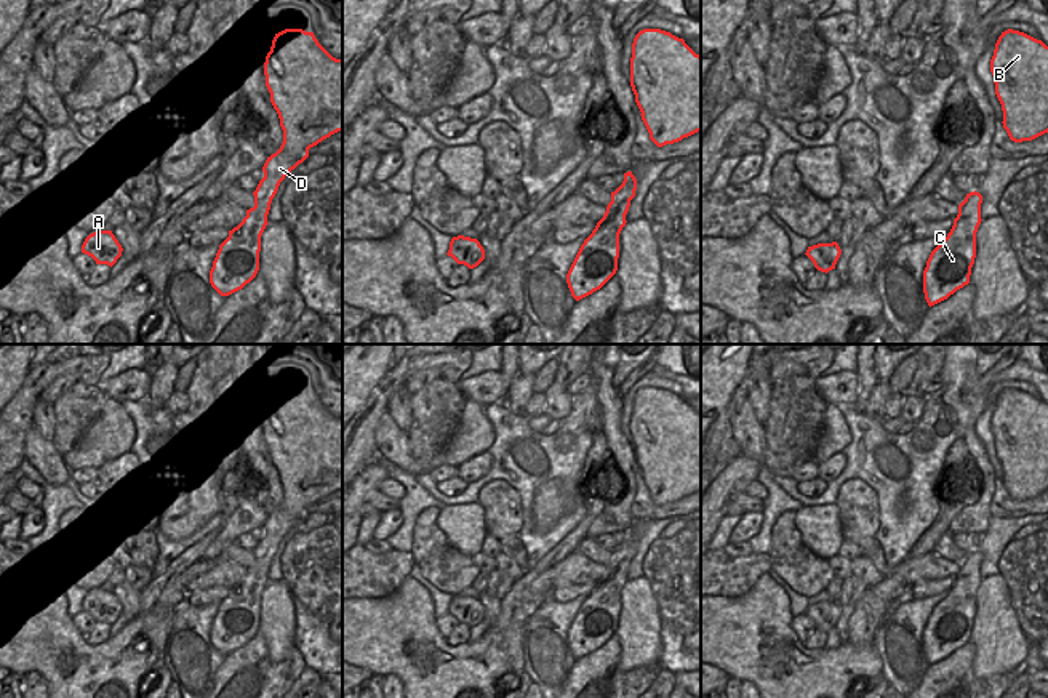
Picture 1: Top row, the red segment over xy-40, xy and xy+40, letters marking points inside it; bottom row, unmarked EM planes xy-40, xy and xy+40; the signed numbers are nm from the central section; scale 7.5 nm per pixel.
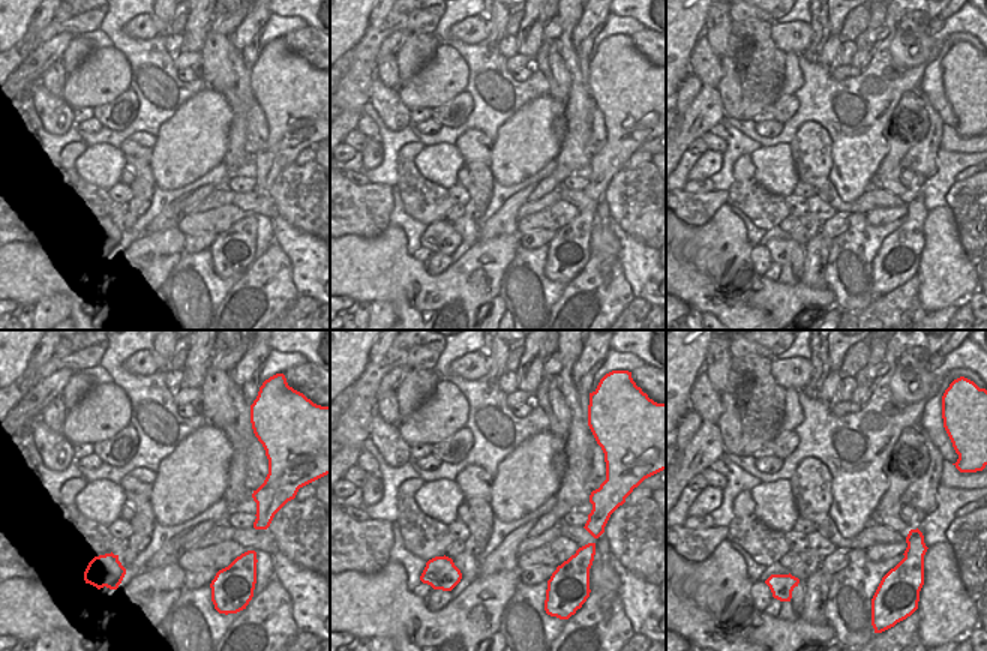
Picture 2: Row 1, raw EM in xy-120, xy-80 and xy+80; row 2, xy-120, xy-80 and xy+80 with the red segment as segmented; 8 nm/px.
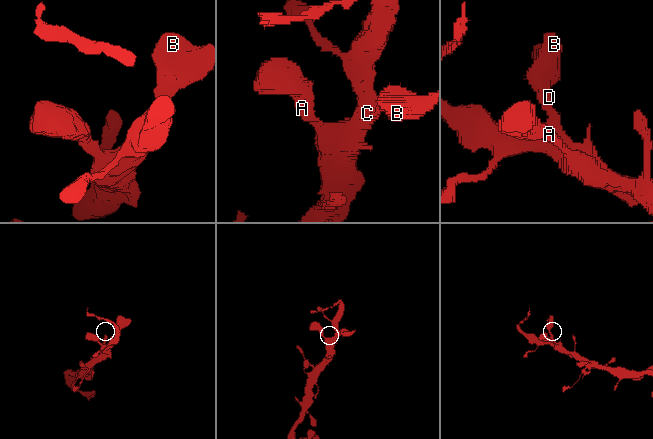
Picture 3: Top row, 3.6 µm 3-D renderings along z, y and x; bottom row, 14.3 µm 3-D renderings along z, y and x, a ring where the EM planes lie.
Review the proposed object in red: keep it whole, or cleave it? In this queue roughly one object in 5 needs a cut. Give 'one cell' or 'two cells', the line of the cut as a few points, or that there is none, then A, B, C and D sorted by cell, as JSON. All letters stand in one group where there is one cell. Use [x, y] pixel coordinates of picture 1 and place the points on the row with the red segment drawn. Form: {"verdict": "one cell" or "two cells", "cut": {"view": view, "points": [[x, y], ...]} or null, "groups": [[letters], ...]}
{"verdict": "one cell", "cut": null, "groups": [["A", "B", "C", "D"]]}

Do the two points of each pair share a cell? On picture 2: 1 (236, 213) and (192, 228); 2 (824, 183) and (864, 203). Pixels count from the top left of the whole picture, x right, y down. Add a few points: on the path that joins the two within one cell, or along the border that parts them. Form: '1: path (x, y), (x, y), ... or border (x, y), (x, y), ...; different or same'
1: path (225, 216), (218, 221), (203, 222); same
2: path (830, 195), (840, 206), (852, 206); same

